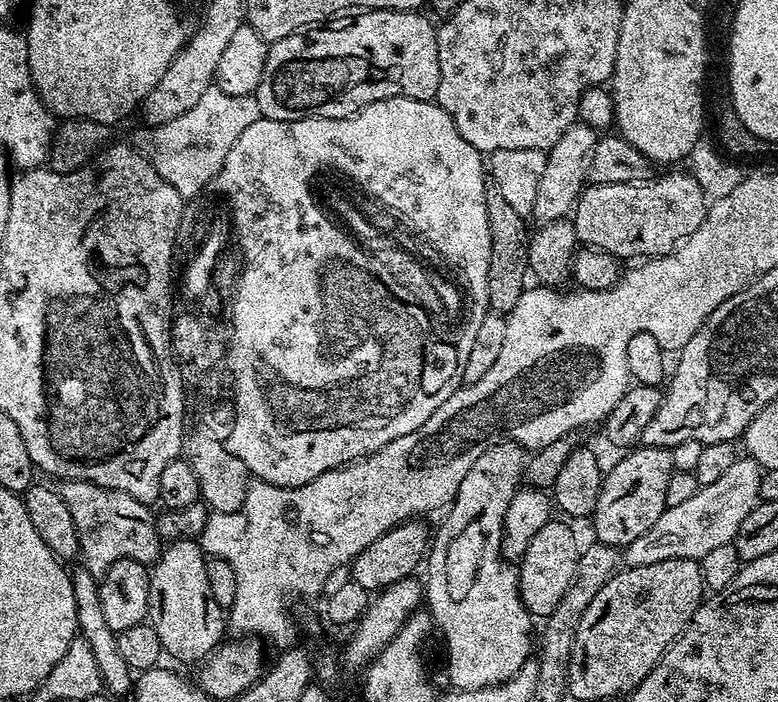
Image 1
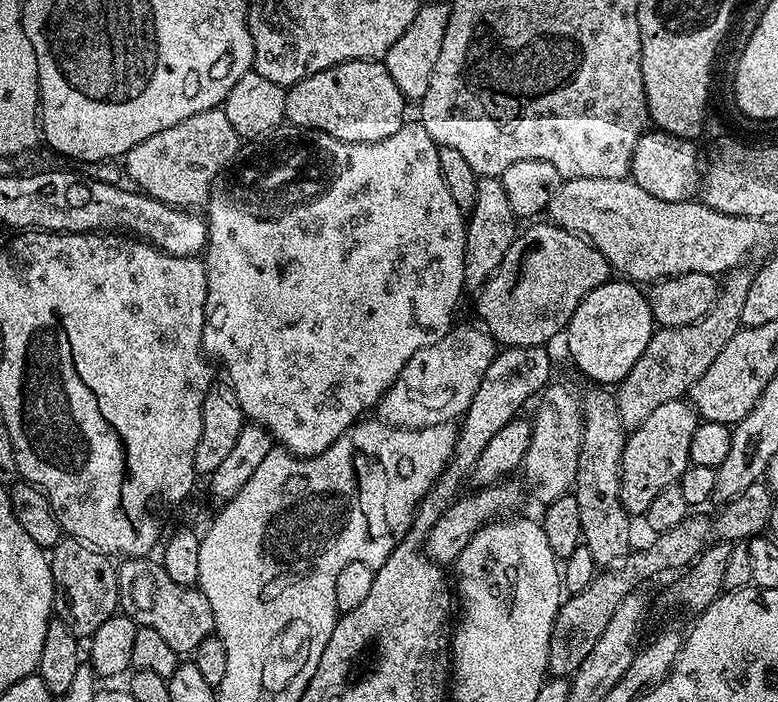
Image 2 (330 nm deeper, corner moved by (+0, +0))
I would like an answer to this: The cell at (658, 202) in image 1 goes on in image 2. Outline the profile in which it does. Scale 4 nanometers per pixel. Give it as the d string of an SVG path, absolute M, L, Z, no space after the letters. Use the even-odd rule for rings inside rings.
M532 222L528 229L521 231L517 235L516 241L510 246L510 250L506 250L506 258L502 258L502 262L498 266L498 270L494 270L490 274L490 278L480 287L480 291L475 293L474 300L476 300L476 312L480 315L479 323L483 325L489 335L493 337L497 345L513 348L514 346L538 346L539 344L547 345L548 340L552 340L556 335L563 333L568 327L570 318L574 314L574 310L578 310L578 306L582 302L582 298L586 298L586 294L590 294L590 290L594 290L598 286L602 286L610 279L610 265L608 259L603 256L600 249L592 243L591 240L585 240L584 237L579 236L577 232L566 230L562 226L553 224L551 222L543 222L544 224L536 224L540 222Z

